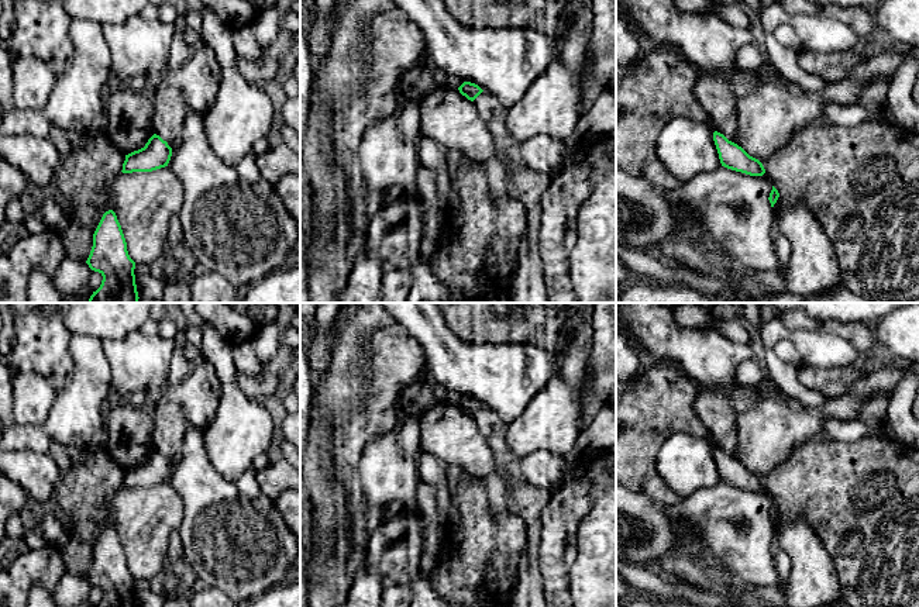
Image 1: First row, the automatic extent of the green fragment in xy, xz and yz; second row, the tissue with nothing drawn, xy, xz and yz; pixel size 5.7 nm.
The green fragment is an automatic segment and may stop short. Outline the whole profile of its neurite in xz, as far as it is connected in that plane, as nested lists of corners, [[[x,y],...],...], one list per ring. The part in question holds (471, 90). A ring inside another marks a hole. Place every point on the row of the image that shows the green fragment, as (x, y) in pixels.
[[[464,82],[458,87],[458,90],[462,96],[465,96],[471,101],[474,101],[483,92],[478,85],[471,82]]]

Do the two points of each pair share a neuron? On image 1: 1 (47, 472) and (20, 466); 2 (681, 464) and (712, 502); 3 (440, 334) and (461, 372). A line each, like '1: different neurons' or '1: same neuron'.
1: same neuron
2: different neurons
3: same neuron

